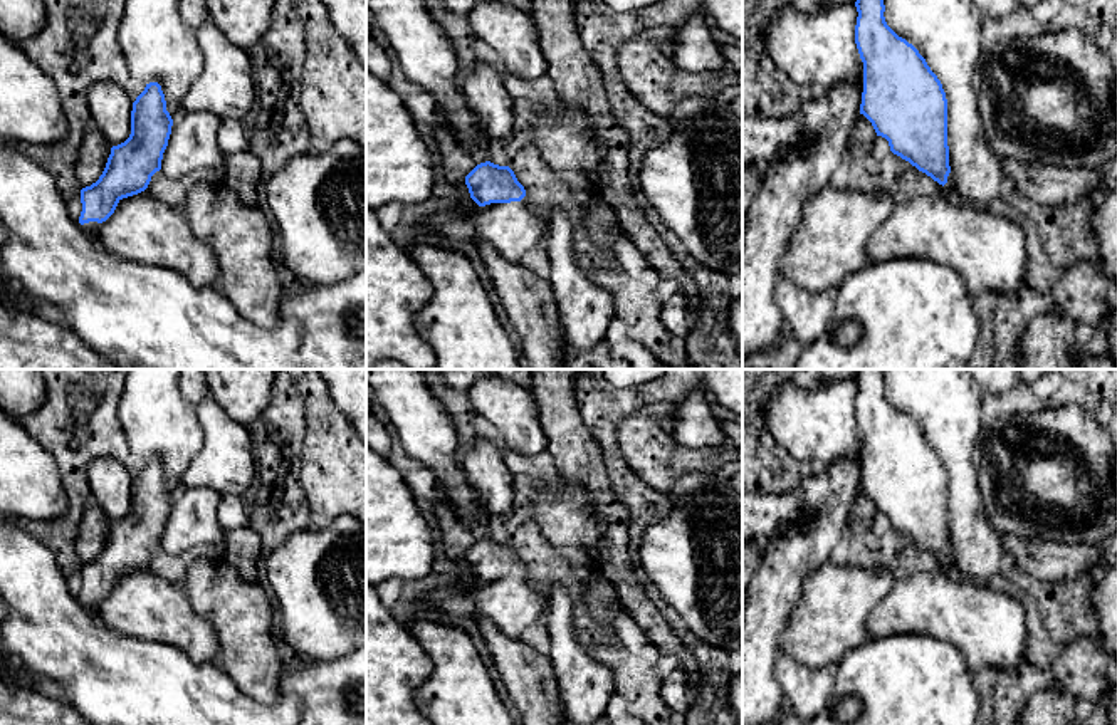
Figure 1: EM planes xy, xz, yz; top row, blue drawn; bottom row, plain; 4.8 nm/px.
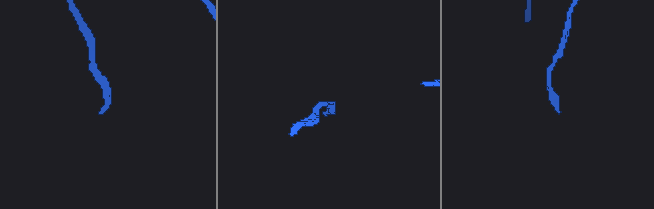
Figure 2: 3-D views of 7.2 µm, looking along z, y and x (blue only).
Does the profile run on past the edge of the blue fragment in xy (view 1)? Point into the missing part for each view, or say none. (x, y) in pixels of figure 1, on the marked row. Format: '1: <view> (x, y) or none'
1: xy (158, 46)

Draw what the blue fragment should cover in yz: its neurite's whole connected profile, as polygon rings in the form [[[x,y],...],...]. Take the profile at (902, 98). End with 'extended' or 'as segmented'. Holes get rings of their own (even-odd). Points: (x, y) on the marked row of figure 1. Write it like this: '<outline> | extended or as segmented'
[[[857,0],[858,17],[855,25],[855,44],[863,62],[863,92],[860,114],[863,114],[873,126],[877,136],[889,141],[890,151],[902,159],[909,161],[919,171],[931,176],[934,181],[944,186],[944,193],[959,198],[959,205],[986,206],[991,201],[1001,198],[1003,181],[1006,178],[1006,168],[993,148],[984,141],[981,131],[981,116],[978,107],[978,94],[973,81],[978,70],[978,60],[984,49],[981,40],[981,15],[974,8],[971,0]]] | extended

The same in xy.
[[[124,0],[118,42],[126,57],[131,82],[124,87],[133,101],[131,134],[111,148],[99,180],[81,190],[79,223],[96,235],[123,198],[148,193],[151,176],[161,170],[175,116],[190,86],[203,70],[203,54],[195,35],[180,13],[180,0]]] | extended

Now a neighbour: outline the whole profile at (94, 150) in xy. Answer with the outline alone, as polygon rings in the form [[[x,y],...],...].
[[[91,128],[84,134],[74,164],[74,173],[81,188],[91,186],[99,180],[111,154],[111,148],[113,146],[97,128]]]

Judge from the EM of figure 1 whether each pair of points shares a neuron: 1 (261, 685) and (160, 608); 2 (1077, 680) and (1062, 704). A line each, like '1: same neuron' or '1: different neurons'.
1: different neurons
2: different neurons

